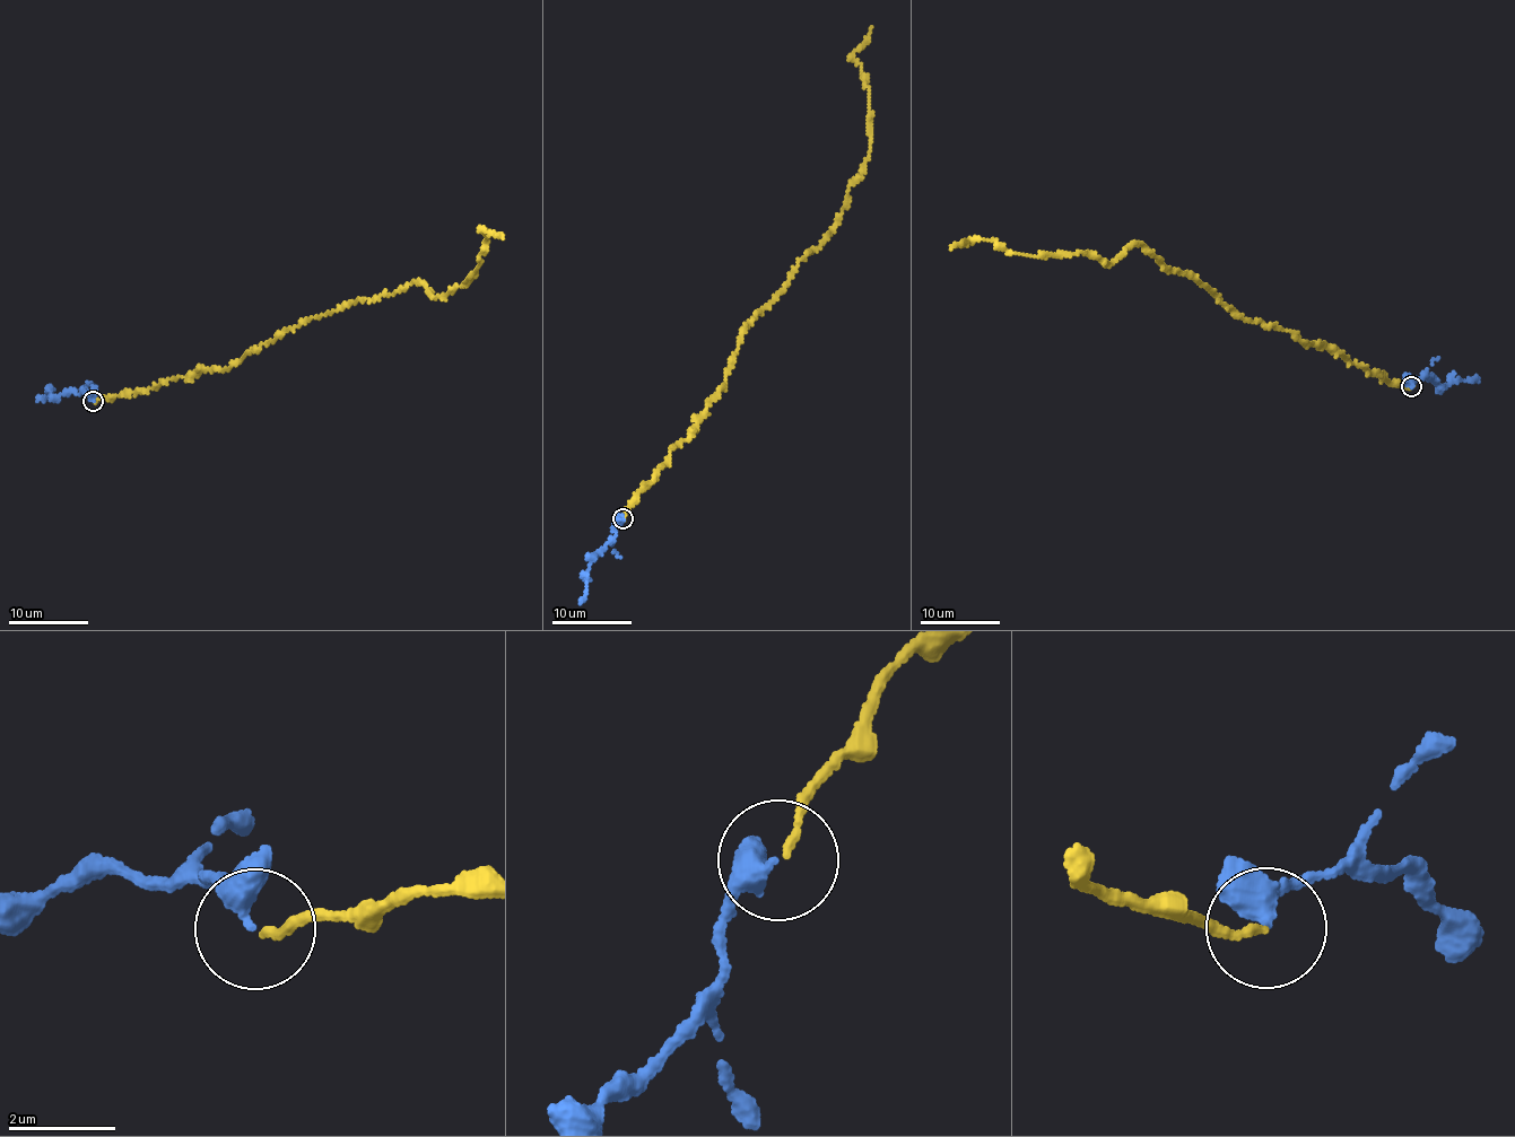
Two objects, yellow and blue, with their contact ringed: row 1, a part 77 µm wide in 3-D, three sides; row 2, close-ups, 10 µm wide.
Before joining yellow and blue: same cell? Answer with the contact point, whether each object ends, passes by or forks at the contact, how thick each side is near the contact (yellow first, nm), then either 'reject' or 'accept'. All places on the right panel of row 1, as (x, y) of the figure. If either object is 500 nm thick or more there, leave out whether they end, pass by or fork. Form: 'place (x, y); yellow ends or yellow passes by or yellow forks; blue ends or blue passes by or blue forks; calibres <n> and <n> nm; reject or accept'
place (1411, 386); yellow ends; blue passes by; calibres 120 and 260 nm; accept

